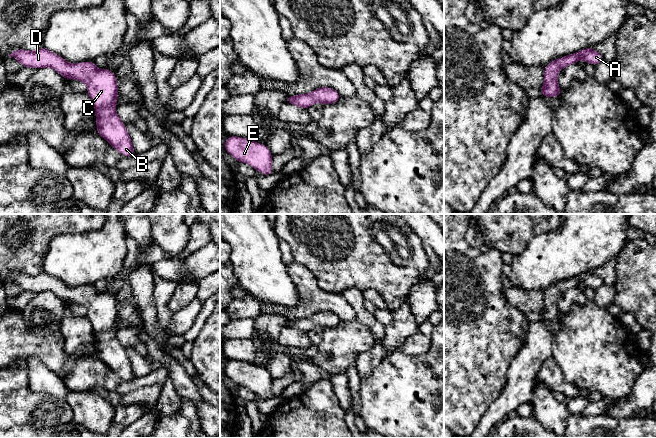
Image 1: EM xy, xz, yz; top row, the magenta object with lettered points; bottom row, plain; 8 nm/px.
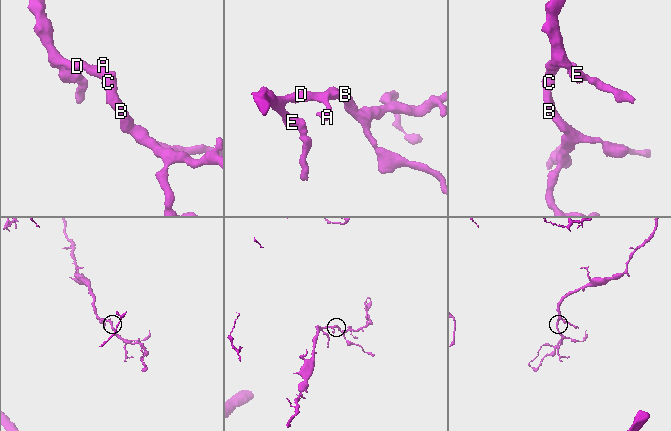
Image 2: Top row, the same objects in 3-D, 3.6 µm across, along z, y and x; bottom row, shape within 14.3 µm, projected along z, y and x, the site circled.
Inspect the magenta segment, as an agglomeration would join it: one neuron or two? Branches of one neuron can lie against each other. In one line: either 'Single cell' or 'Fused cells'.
Single cell

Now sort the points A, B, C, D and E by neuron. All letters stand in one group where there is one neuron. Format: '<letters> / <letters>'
A B C D E

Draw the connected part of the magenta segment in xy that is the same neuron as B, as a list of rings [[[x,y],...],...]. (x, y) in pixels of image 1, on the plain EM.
[[[44,270],[36,275],[17,273],[9,280],[18,284],[23,291],[32,291],[35,293],[51,291],[65,303],[74,303],[86,306],[87,317],[95,330],[97,346],[96,356],[125,381],[131,381],[136,377],[132,370],[131,362],[126,354],[125,348],[116,338],[118,310],[115,297],[111,296],[109,293],[97,293],[94,285],[81,286],[77,288],[68,287],[61,280],[49,275]]]

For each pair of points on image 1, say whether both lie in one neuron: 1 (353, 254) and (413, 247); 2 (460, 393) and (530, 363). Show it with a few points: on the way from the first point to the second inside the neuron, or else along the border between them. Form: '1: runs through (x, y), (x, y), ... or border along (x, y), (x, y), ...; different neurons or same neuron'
1: runs through (368, 250), (398, 250); same neuron
2: border along (518, 353), (507, 371), (507, 382), (498, 395); different neurons

